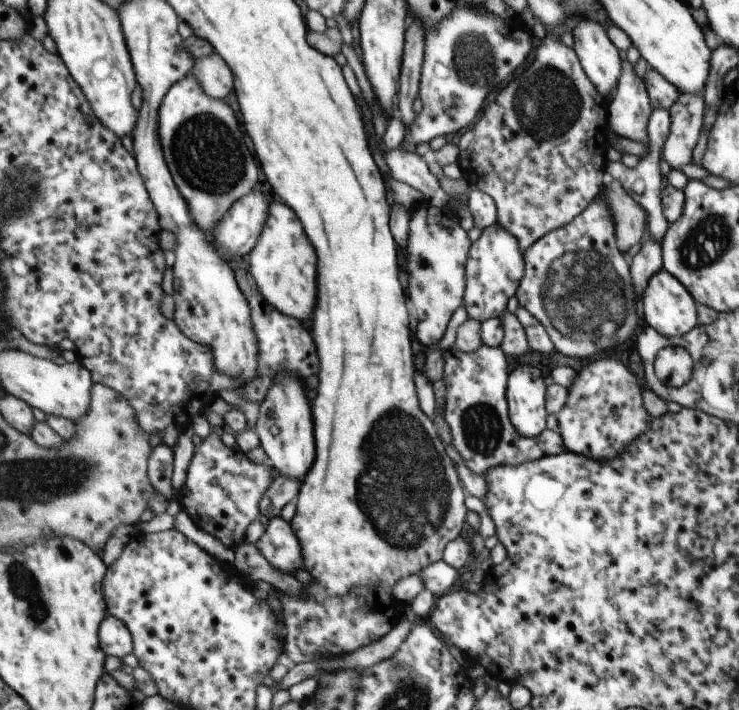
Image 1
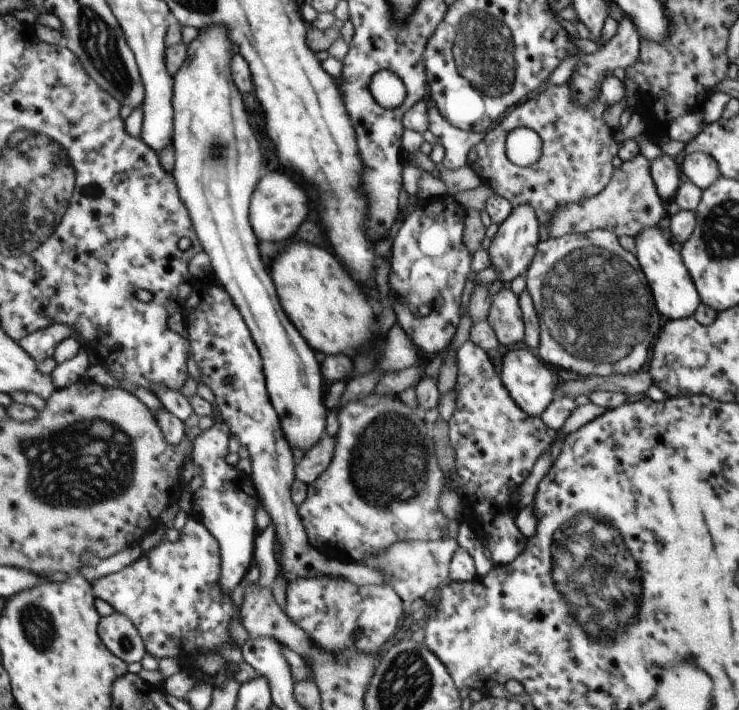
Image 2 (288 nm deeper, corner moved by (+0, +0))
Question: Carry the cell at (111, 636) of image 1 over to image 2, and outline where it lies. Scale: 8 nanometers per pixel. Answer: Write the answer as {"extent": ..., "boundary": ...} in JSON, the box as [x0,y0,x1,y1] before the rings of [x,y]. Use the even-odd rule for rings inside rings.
{"extent":[99,612,149,664],"boundary":[[[115,612],[113,616],[103,618],[99,626],[99,634],[107,644],[107,648],[117,658],[123,658],[127,664],[141,662],[149,652],[139,626],[135,626],[135,622],[131,622],[131,618],[125,614]]]}

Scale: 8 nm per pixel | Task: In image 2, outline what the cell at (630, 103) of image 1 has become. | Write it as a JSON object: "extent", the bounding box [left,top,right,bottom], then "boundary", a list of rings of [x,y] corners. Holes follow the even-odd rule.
{"extent":[649,154,681,210],"boundary":[[[661,154],[659,158],[655,158],[655,160],[651,162],[649,172],[651,172],[651,176],[653,176],[653,182],[655,182],[655,188],[657,188],[659,198],[665,202],[665,208],[673,210],[673,198],[675,198],[675,194],[677,194],[677,188],[681,186],[679,168],[677,168],[675,162],[671,160],[671,156]]]}

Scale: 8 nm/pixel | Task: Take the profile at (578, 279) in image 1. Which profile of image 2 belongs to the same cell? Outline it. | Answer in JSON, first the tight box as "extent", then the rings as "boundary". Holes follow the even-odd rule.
{"extent":[525,230,659,378],"boundary":[[[591,230],[585,234],[569,234],[559,240],[539,240],[525,280],[541,320],[537,346],[537,358],[541,362],[571,370],[581,378],[631,376],[643,368],[647,350],[651,348],[649,342],[655,342],[659,330],[659,308],[655,306],[655,292],[651,290],[651,282],[647,282],[647,274],[643,274],[643,266],[639,266],[635,254],[619,244],[619,238],[613,232]]]}

